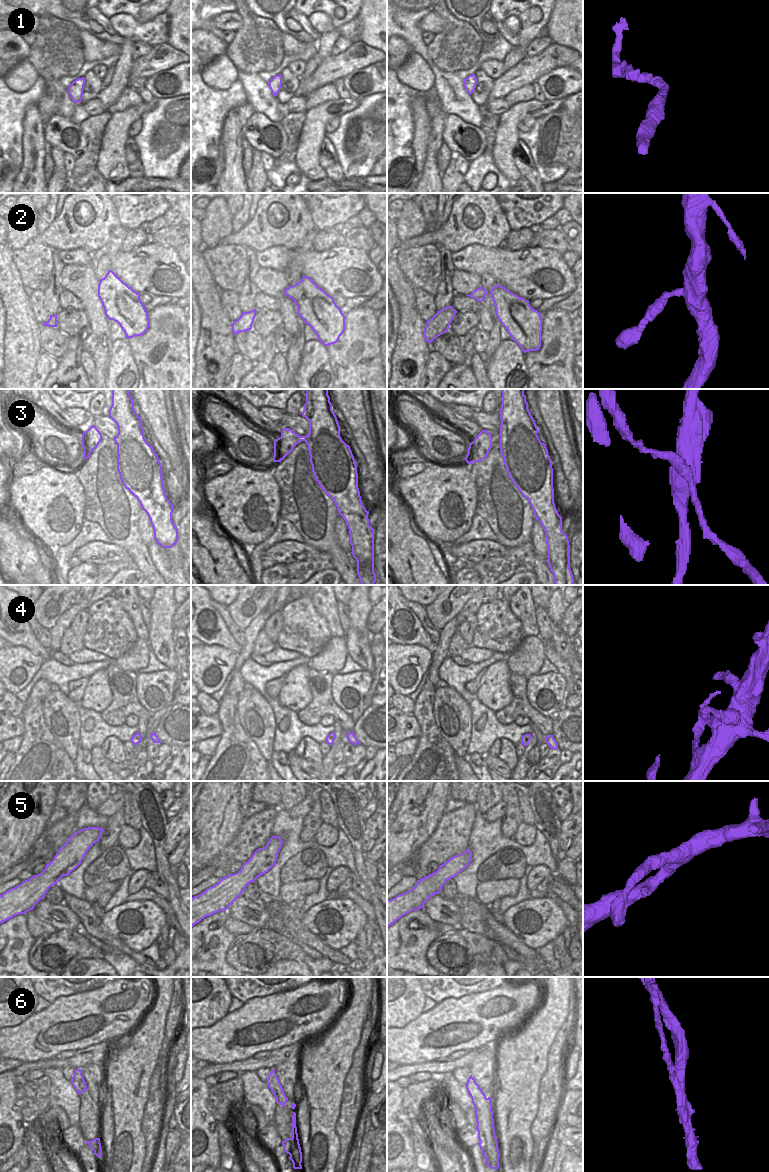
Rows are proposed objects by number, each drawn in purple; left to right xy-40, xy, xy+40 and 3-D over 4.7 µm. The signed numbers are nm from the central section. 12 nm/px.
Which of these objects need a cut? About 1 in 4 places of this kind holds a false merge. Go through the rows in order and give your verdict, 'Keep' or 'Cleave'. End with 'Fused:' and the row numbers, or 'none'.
1: Keep
2: Keep
3: Cleave
4: Keep
5: Keep
6: Cleave
Fused: 3, 6

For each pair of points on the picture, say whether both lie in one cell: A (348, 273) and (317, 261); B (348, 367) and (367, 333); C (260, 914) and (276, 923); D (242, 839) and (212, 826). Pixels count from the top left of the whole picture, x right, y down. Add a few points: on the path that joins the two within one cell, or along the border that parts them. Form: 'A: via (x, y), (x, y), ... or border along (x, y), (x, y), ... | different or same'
A: via (340, 271), (325, 268) | same
B: via (355, 359), (361, 341) | same
C: border along (258, 901), (268, 914), (268, 924), (266, 927) | different
D: border along (245, 819), (236, 836), (222, 852) | different

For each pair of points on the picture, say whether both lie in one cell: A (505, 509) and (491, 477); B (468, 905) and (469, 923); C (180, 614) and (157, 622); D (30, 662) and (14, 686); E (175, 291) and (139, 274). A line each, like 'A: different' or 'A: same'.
A: same
B: same
C: different
D: same
E: same

